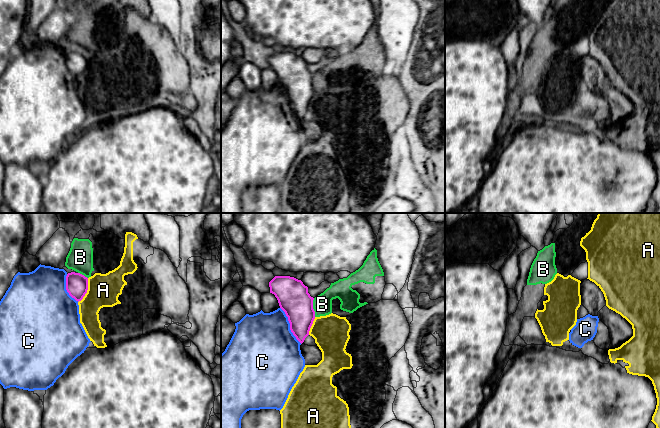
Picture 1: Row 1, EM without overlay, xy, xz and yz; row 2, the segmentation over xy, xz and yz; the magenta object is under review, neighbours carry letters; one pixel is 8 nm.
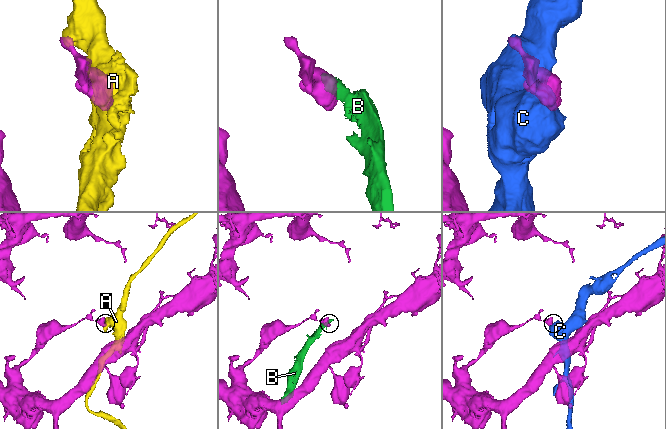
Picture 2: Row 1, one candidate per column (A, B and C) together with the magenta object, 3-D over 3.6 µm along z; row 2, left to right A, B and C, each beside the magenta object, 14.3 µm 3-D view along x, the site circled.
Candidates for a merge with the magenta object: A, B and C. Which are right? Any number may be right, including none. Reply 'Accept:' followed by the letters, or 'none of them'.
Accept: none of them

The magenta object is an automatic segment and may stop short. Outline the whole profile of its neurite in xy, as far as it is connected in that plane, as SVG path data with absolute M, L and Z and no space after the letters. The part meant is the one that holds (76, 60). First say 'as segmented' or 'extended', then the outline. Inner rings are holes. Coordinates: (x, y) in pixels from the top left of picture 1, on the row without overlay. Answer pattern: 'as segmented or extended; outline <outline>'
as segmented; outline M68 49L66 52L66 66L76 77L81 77L88 66L88 54L80 49Z

